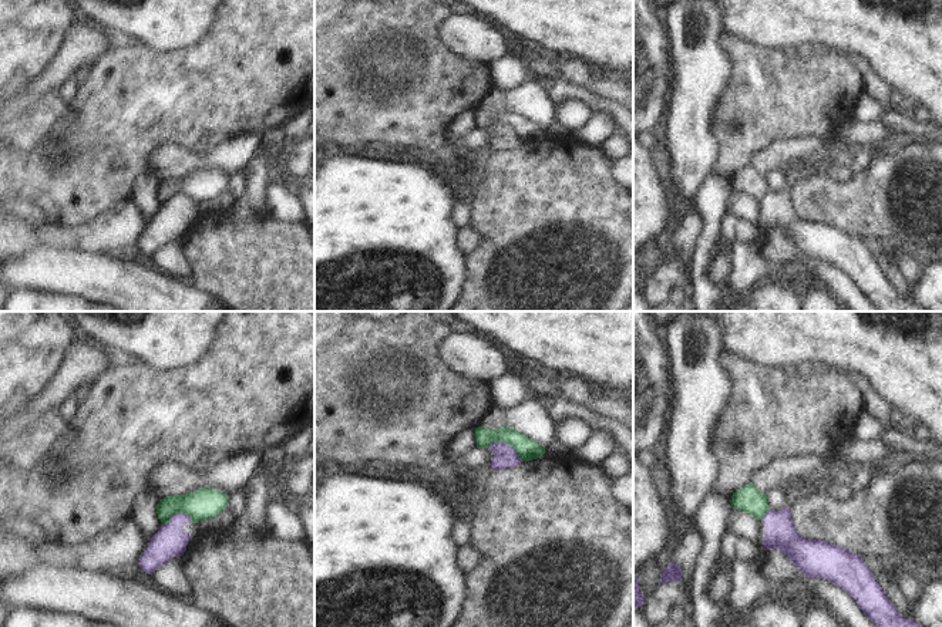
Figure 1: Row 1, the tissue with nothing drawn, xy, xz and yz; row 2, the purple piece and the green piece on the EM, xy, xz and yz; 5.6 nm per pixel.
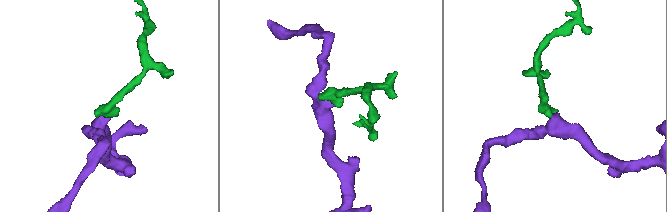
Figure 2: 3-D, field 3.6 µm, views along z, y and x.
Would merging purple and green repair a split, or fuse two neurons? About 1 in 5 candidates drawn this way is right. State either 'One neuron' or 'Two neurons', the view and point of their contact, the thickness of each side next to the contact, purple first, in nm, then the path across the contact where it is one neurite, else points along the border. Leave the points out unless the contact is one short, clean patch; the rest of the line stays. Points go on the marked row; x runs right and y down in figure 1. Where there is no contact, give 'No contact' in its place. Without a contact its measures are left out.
Two neurons. Touches purple at xz (507, 444). Thickness 130 nm (purple) against 120 nm. Boundary: xz (487, 447), (494, 442), (507, 442), (522, 461).

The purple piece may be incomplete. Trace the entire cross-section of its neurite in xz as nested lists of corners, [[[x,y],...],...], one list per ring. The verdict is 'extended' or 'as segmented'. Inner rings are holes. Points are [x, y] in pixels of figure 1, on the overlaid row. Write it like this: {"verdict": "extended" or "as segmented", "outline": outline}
{"verdict": "as segmented", "outline": [[[494,442],[488,446],[488,449],[495,454],[489,463],[495,471],[514,468],[522,462],[515,449],[508,444]]]}

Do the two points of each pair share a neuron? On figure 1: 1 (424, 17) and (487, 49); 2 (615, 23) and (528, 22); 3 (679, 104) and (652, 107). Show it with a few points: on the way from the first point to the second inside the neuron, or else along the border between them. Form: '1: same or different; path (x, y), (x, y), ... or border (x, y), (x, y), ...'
1: different; border (451, 14), (444, 24), (444, 39), (463, 56)
2: same; path (594, 22), (549, 22)
3: different; border (670, 73), (668, 110), (659, 128)

